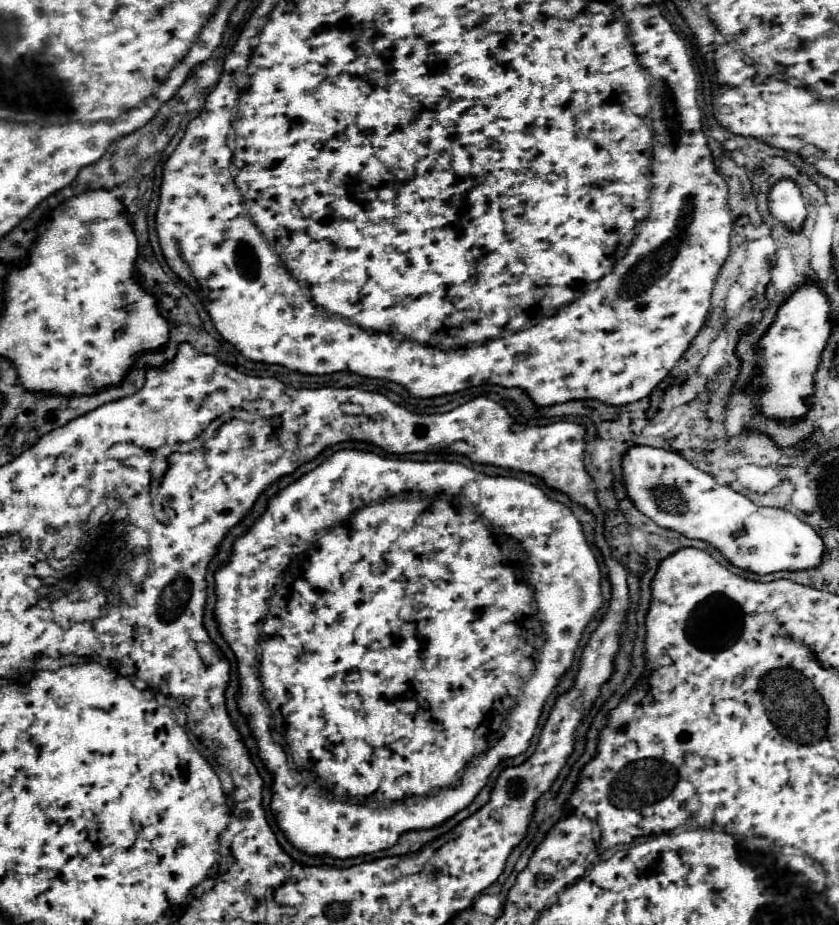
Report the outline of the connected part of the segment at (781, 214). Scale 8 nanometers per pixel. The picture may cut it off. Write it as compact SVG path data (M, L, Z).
M782 179L772 187L768 195L768 209L790 231L798 233L802 229L806 219L806 203L792 179Z

